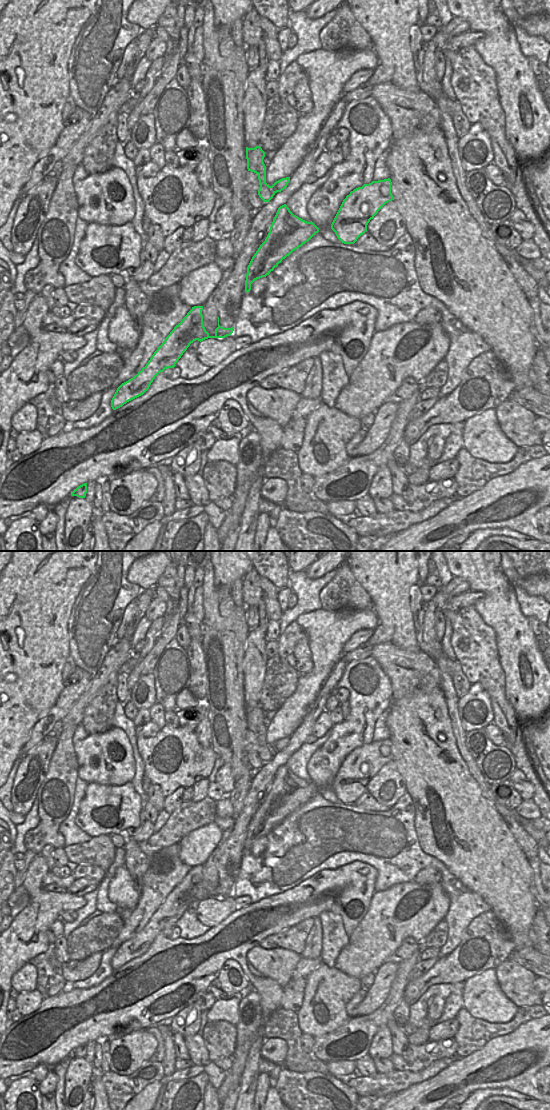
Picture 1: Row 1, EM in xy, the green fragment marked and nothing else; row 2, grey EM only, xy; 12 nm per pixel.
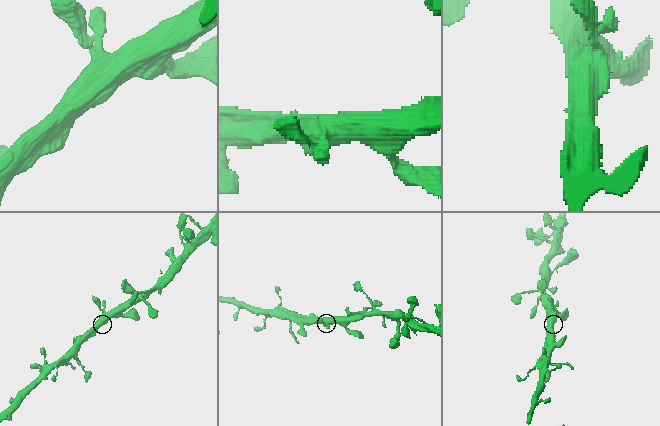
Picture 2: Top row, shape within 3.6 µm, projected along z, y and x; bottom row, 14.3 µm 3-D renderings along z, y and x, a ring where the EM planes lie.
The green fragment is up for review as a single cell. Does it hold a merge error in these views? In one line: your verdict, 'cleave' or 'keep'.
keep

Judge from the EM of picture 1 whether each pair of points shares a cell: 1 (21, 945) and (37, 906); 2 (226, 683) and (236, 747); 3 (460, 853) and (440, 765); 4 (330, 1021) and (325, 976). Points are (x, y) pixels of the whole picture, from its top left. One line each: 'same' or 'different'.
1: same
2: same
3: same
4: same

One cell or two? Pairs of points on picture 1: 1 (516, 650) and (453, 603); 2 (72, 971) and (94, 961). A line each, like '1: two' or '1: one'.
1: two
2: one

